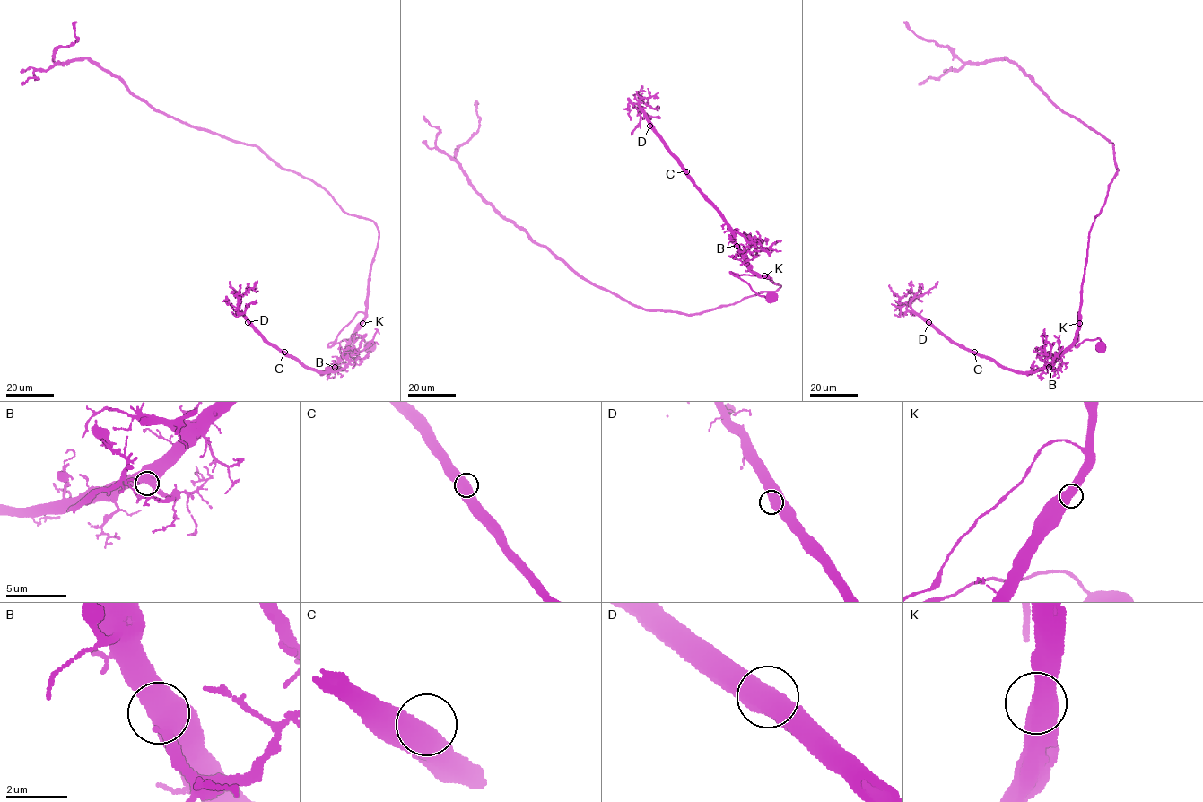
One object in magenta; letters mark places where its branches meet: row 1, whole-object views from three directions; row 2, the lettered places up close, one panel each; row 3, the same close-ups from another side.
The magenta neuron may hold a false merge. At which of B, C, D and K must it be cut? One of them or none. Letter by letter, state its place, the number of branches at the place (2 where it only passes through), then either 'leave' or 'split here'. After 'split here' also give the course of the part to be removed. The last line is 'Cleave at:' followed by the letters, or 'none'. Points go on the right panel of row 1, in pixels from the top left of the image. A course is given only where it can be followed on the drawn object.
B: at (1049, 367); 2 branches meet; leave
C: at (974, 352); 2 branches meet; leave
D: at (928, 322); 2 branches meet; leave
K: at (1079, 323); 2 branches meet; leave
Cleave at: none

